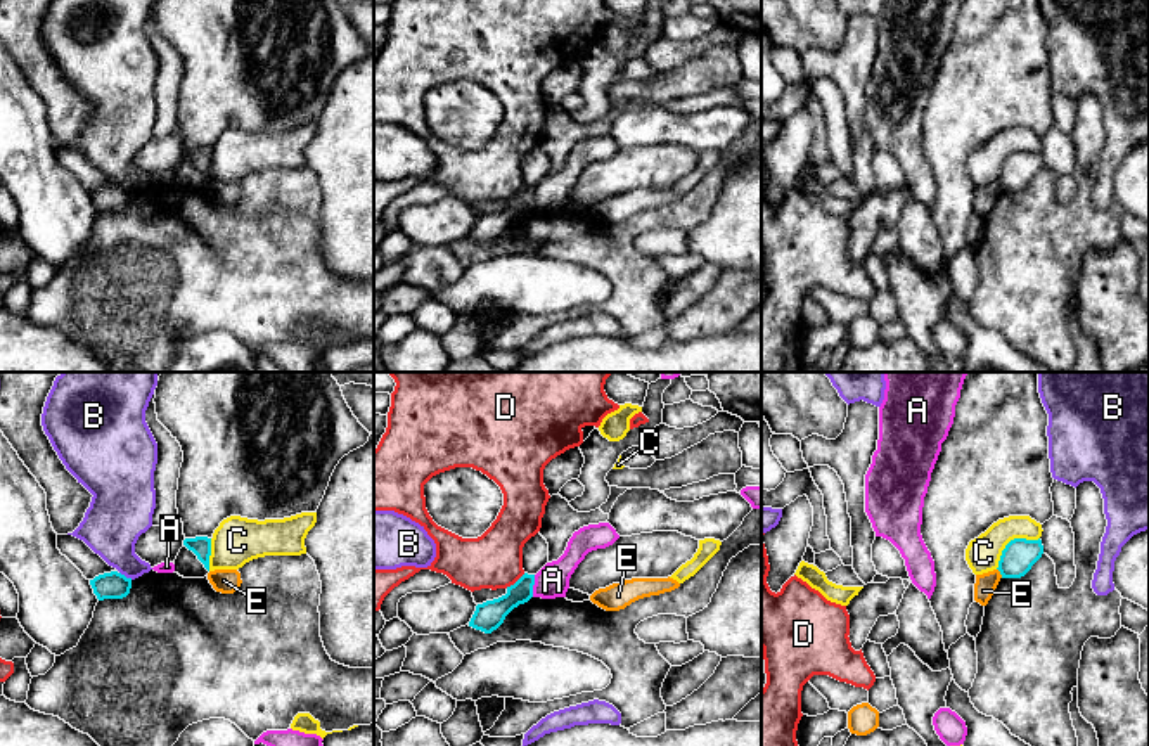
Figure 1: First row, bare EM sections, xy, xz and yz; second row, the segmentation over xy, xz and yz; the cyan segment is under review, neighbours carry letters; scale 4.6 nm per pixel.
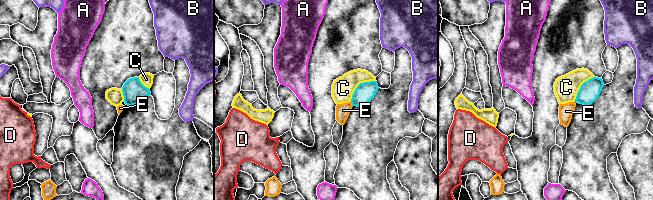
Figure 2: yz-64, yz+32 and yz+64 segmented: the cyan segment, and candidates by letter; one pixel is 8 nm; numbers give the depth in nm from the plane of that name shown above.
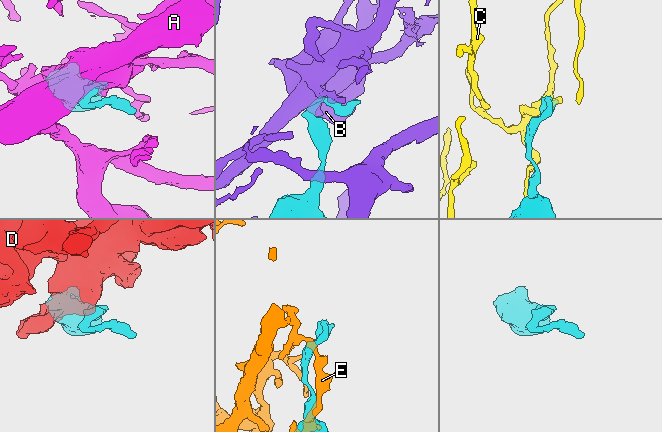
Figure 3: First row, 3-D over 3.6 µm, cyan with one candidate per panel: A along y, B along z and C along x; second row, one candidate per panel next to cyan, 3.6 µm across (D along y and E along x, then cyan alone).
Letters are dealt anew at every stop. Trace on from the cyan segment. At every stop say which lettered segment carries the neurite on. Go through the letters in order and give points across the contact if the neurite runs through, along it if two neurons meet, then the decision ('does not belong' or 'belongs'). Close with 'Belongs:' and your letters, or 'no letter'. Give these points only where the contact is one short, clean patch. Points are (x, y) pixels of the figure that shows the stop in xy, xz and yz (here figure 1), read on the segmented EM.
A: does not belong
B: border along xy (120, 572), (132, 578); does not belong
C: does not belong
D: border along xz (525, 573), (506, 587); does not belong
E: border along yz (997, 568), (1002, 577); does not belong
Belongs: no letter

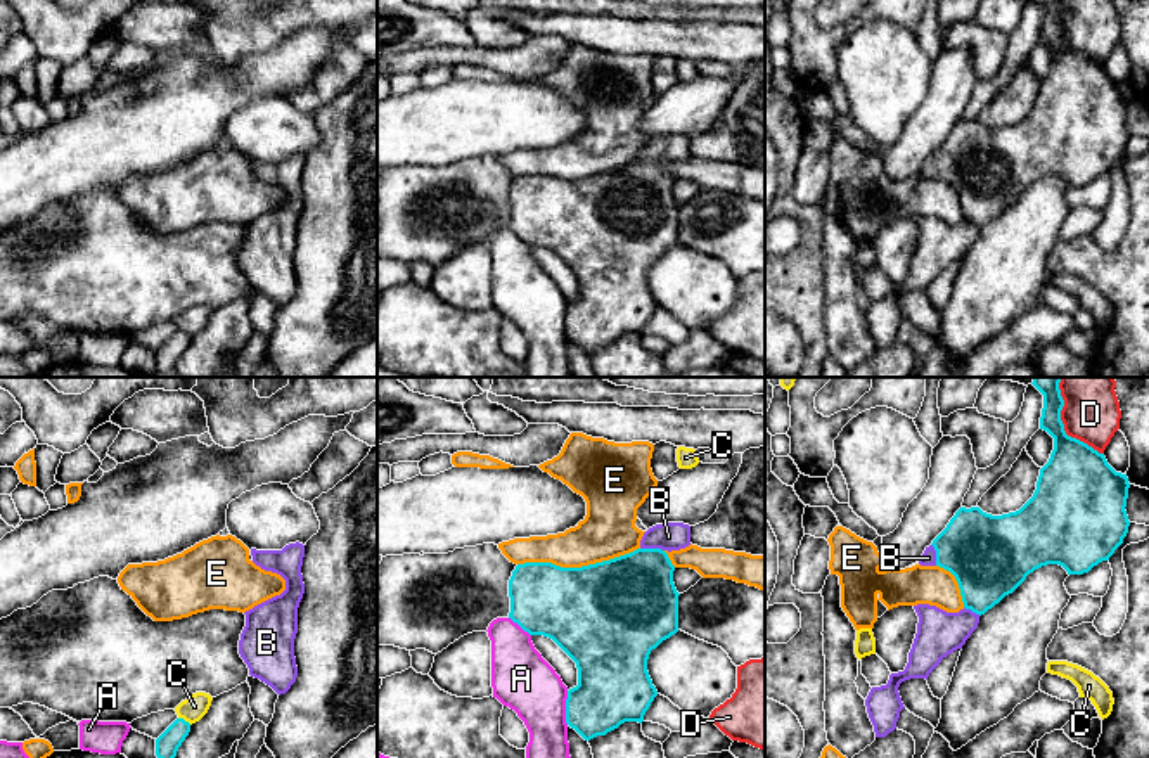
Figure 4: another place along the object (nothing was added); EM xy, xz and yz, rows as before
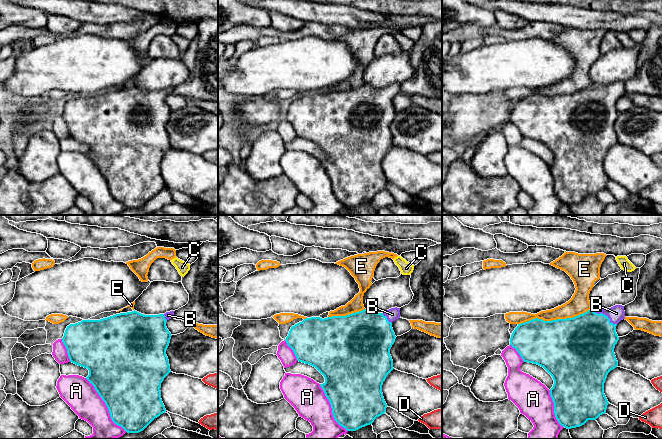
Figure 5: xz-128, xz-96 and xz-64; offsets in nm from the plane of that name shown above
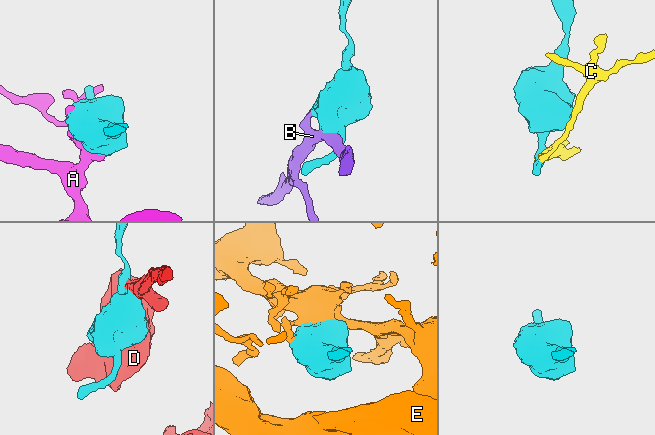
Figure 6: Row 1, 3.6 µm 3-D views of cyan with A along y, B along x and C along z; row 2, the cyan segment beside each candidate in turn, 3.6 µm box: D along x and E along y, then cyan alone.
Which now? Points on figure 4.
A: does not belong
B: belongs
C: does not belong
D: does not belong
E: does not belong
Belongs: B

